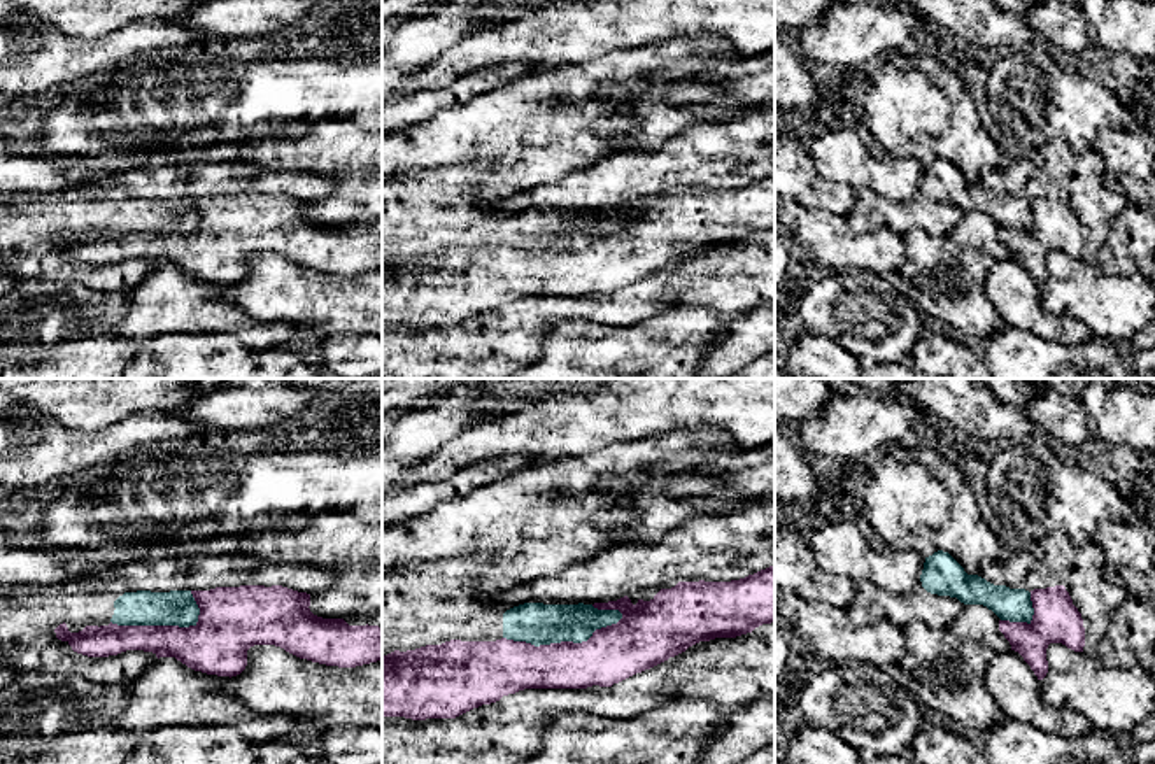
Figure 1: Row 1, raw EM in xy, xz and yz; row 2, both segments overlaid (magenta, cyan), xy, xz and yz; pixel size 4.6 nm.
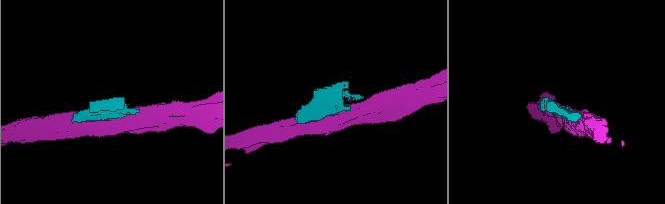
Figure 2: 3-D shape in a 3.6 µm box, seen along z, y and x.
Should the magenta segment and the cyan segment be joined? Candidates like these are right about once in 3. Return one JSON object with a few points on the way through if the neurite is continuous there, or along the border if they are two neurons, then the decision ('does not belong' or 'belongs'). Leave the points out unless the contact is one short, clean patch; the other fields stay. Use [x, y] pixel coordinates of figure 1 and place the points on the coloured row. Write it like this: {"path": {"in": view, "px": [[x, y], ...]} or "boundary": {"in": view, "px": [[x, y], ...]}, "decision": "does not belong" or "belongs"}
{"decision": "does not belong"}

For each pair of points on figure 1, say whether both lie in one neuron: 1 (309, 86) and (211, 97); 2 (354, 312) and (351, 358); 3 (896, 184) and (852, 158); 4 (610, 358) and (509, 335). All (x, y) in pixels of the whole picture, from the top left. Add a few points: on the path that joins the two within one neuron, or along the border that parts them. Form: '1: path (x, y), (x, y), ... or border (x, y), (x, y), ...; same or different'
1: path (284, 88), (235, 93); same
2: border (363, 333), (319, 337); different
3: path (885, 177), (863, 169); same
4: border (575, 318), (559, 321), (547, 333), (535, 360); different

